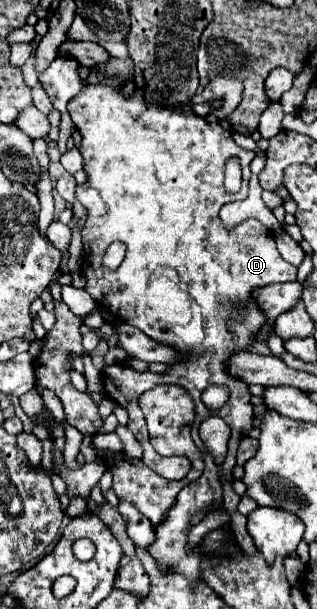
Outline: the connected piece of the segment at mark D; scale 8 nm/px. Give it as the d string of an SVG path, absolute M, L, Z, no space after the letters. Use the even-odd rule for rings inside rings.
M217 76L209 80L201 94L195 94L191 102L177 108L145 106L141 92L137 92L135 98L123 98L119 90L101 84L87 84L79 96L69 102L73 124L83 136L79 150L85 158L85 172L89 174L87 184L77 186L75 190L77 200L89 212L81 232L85 252L81 272L87 278L85 290L101 310L139 328L161 344L175 346L181 352L181 358L163 374L138 372L119 363L103 370L105 392L117 404L127 408L127 428L141 442L145 450L141 460L151 470L163 470L163 462L167 462L167 458L157 456L149 442L145 418L141 418L143 414L137 402L139 396L155 384L177 384L185 388L195 402L193 434L197 448L203 452L205 470L197 480L197 486L187 484L179 492L177 502L167 510L161 526L155 526L155 542L147 548L159 574L177 572L191 584L203 580L201 562L205 560L205 552L201 552L199 544L187 544L191 518L199 512L207 512L211 506L223 506L223 480L227 478L229 484L235 482L233 468L237 444L253 428L249 384L231 376L227 362L233 352L243 352L253 344L257 332L267 322L265 312L255 302L253 290L273 282L297 280L297 268L281 258L273 232L259 220L249 218L233 230L227 230L219 220L223 204L243 200L247 196L247 182L251 176L249 162L255 158L255 152L237 146L233 134L219 126L219 122L230 115L230 110L239 106L241 92L243 86L237 78ZM215 100L221 100L221 106L209 116L203 118L191 112L193 104L213 104ZM231 156L239 156L243 168L243 186L237 194L229 194L221 180L223 164ZM115 240L121 240L127 246L127 256L117 270L105 272L101 270L101 258L107 244ZM249 310L253 310L253 330L243 324ZM219 382L231 390L229 402L221 410L213 412L231 428L229 452L223 464L215 464L197 434L199 424L211 416L201 402L201 392L209 384Z

